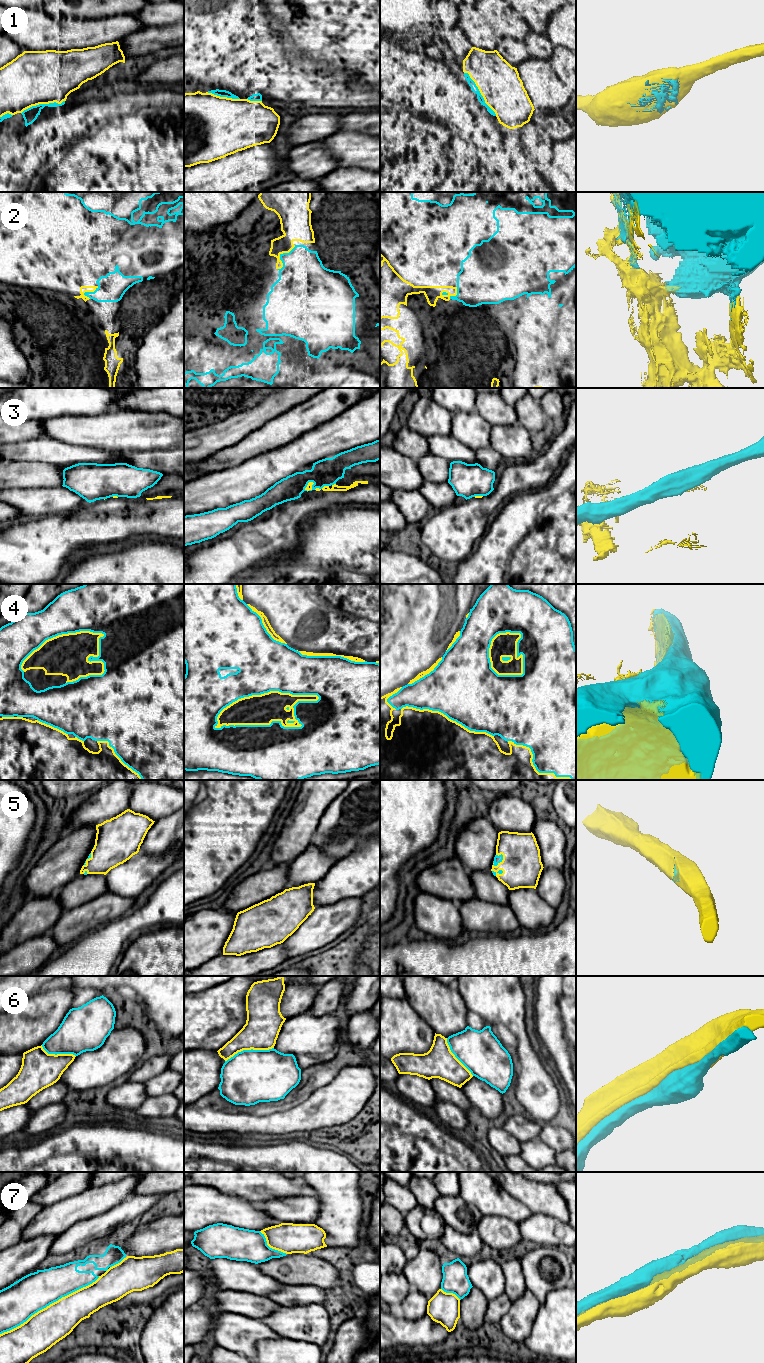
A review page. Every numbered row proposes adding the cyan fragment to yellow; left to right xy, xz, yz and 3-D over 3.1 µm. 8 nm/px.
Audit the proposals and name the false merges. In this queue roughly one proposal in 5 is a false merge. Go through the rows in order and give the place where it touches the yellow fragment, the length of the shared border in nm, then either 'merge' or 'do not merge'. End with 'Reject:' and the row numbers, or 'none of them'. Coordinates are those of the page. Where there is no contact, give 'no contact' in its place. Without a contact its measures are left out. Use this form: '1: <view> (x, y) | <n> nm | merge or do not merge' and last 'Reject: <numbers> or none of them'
1: yz (480, 92) | 440 nm | merge
2: xz (279, 255) | 240 nm | do not merge
3: xz (322, 488) | 120 nm | do not merge
4: xz (262, 694) | 850 nm | merge
5: yz (502, 860) | 130 nm | merge
6: xz (249, 1049) | 400 nm | do not merge
7: xy (50, 1304) | 900 nm | do not merge
Reject: 2, 3, 6, 7

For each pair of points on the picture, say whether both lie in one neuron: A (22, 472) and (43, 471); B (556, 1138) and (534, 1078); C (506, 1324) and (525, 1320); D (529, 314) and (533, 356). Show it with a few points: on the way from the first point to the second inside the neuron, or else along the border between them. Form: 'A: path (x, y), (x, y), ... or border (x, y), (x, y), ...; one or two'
A: path (27, 472), (38, 472); one
B: border (550, 1121), (541, 1123); two
C: path (511, 1324), (520, 1320); one
D: path (533, 324), (533, 346); one

